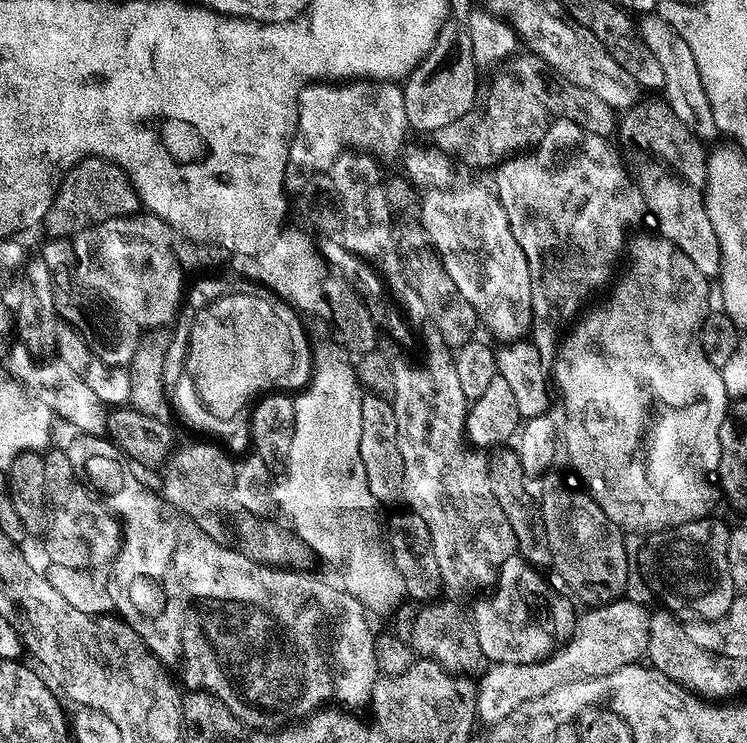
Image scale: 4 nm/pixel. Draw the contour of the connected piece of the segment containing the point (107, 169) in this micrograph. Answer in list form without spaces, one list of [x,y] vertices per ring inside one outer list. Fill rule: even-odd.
[[[89,158],[77,162],[56,187],[50,210],[46,210],[42,221],[52,238],[74,238],[80,232],[119,216],[135,216],[142,205],[136,191],[121,168],[107,160]]]

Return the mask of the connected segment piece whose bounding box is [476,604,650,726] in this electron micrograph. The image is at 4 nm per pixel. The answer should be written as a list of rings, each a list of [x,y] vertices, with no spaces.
[[[604,604],[601,608],[588,608],[584,613],[581,611],[572,635],[545,660],[535,660],[529,664],[492,664],[483,673],[484,681],[479,681],[476,689],[477,717],[481,721],[485,720],[485,725],[497,724],[502,722],[502,718],[506,718],[506,714],[518,710],[518,706],[534,698],[542,698],[542,694],[550,694],[550,690],[558,690],[558,686],[614,674],[614,670],[618,670],[618,664],[628,664],[628,658],[639,661],[645,655],[642,642],[648,642],[649,623],[650,614],[632,614],[630,610],[626,612],[624,608],[616,608],[613,604]]]

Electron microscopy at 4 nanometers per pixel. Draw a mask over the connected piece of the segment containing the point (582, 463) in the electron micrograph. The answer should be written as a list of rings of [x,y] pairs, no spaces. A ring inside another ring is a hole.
[[[659,234],[636,236],[633,240],[631,237],[626,244],[626,260],[627,256],[628,269],[622,274],[619,273],[612,297],[601,308],[596,308],[593,312],[585,311],[568,329],[573,328],[568,333],[566,331],[563,333],[555,353],[552,365],[556,365],[553,366],[552,372],[556,375],[556,384],[560,387],[561,398],[564,399],[562,448],[563,451],[564,448],[568,451],[568,460],[572,463],[573,470],[580,475],[579,483],[583,485],[592,500],[598,502],[598,506],[602,506],[606,518],[610,518],[610,522],[617,528],[628,534],[631,532],[655,534],[663,532],[665,528],[676,528],[680,524],[703,521],[707,517],[704,515],[711,510],[716,496],[718,500],[716,485],[720,471],[718,430],[722,430],[722,422],[728,413],[730,399],[721,369],[710,366],[710,362],[706,362],[706,354],[702,354],[700,327],[710,305],[707,304],[708,296],[700,285],[703,283],[698,279],[692,265],[677,252],[672,243]]]

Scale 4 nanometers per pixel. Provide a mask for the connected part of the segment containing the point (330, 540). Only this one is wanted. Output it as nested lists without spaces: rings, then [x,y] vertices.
[[[301,391],[295,397],[294,442],[290,442],[290,450],[288,451],[288,459],[286,461],[286,467],[288,467],[288,485],[284,488],[284,516],[289,520],[287,523],[290,525],[291,531],[295,532],[296,537],[307,546],[309,553],[316,555],[317,552],[322,559],[329,560],[332,564],[341,564],[344,567],[344,572],[348,577],[345,578],[343,587],[375,617],[374,615],[384,616],[387,612],[394,611],[400,603],[405,603],[406,593],[402,578],[398,574],[391,556],[388,555],[386,540],[382,535],[382,524],[380,528],[375,514],[372,513],[374,501],[370,494],[370,486],[366,486],[366,470],[362,470],[362,454],[358,454],[358,438],[362,435],[362,406],[360,405],[360,397],[360,392],[351,396],[307,396],[304,391]]]

